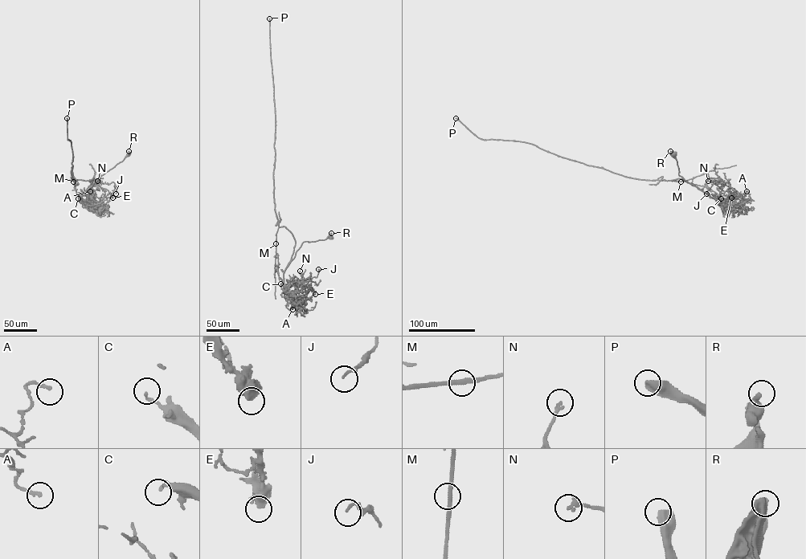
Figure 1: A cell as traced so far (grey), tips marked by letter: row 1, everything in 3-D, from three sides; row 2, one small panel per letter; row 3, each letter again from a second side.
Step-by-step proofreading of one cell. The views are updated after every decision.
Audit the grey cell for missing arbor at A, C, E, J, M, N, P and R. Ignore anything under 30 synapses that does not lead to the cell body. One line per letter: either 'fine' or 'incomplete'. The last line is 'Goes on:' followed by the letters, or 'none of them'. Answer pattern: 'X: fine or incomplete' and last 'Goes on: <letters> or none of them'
A: fine
C: fine
E: fine
J: fine
M: fine
N: fine
P: incomplete
R: fine
Goes on: P

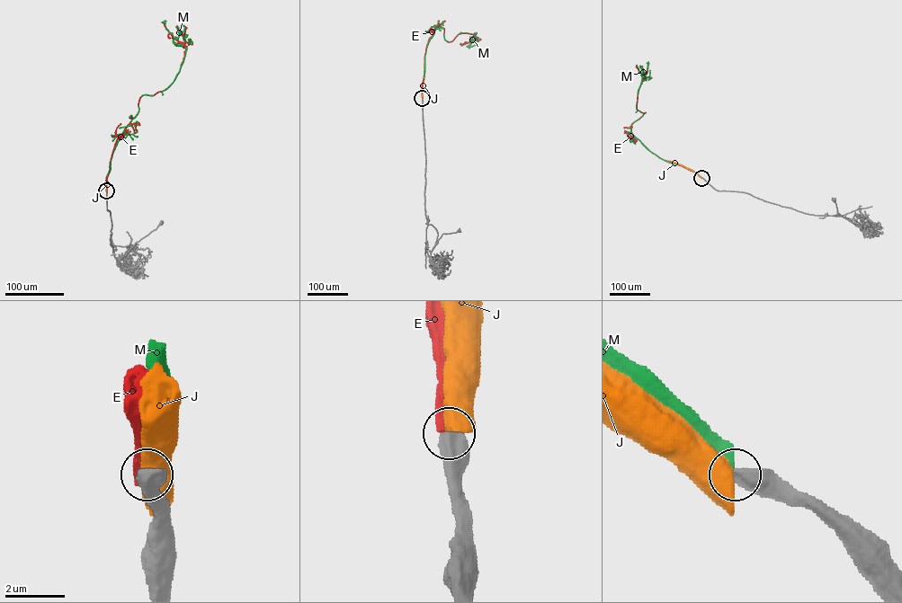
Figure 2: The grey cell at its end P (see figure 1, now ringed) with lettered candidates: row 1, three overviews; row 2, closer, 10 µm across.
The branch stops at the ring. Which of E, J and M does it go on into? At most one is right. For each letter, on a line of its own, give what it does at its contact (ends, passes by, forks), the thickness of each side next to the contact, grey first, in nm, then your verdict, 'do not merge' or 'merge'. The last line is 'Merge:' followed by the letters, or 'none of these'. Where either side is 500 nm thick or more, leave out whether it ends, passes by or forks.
E: 600/400 nm | do not merge
J: 650/700 nm | do not merge
M: 650/420 nm | merge
Merge: M

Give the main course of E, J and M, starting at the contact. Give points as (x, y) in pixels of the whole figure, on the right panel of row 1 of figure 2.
E: (701, 178), (660, 158), (630, 132), (632, 123), (646, 112), (638, 110), (637, 104), (647, 63)
J: (701, 178), (667, 161)
M: (701, 178), (688, 168), (660, 158), (631, 133), (632, 123), (645, 112), (637, 110), (636, 103), (648, 62)

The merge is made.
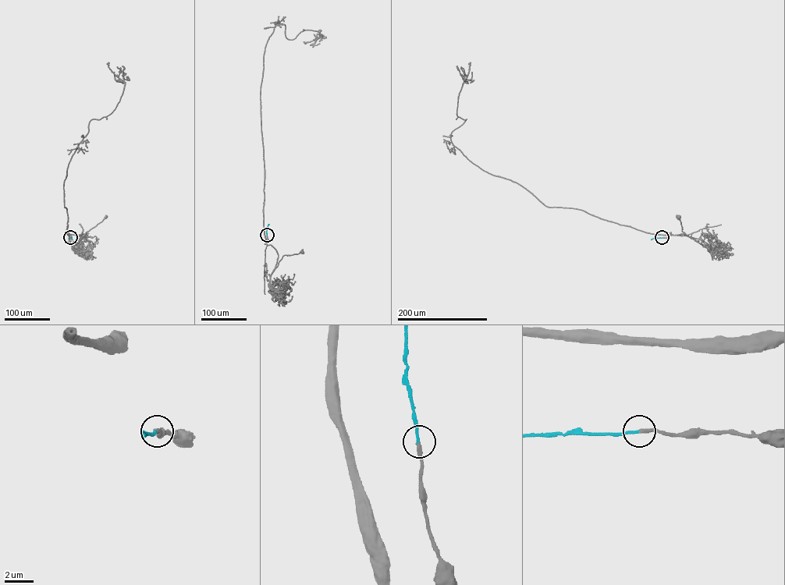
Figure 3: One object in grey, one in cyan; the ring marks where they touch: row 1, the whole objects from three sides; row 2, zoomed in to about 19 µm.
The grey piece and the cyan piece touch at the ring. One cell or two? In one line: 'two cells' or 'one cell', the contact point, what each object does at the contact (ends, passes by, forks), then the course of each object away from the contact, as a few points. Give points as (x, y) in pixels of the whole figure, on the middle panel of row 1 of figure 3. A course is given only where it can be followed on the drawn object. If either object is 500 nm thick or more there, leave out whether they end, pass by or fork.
one cell; at (267, 235); grey ends there; cyan ends there; grey runs (267, 235), (267, 245), (271, 245), (278, 255), (272, 272), (283, 255), (302, 252); cyan runs (267, 235), (268, 224)

